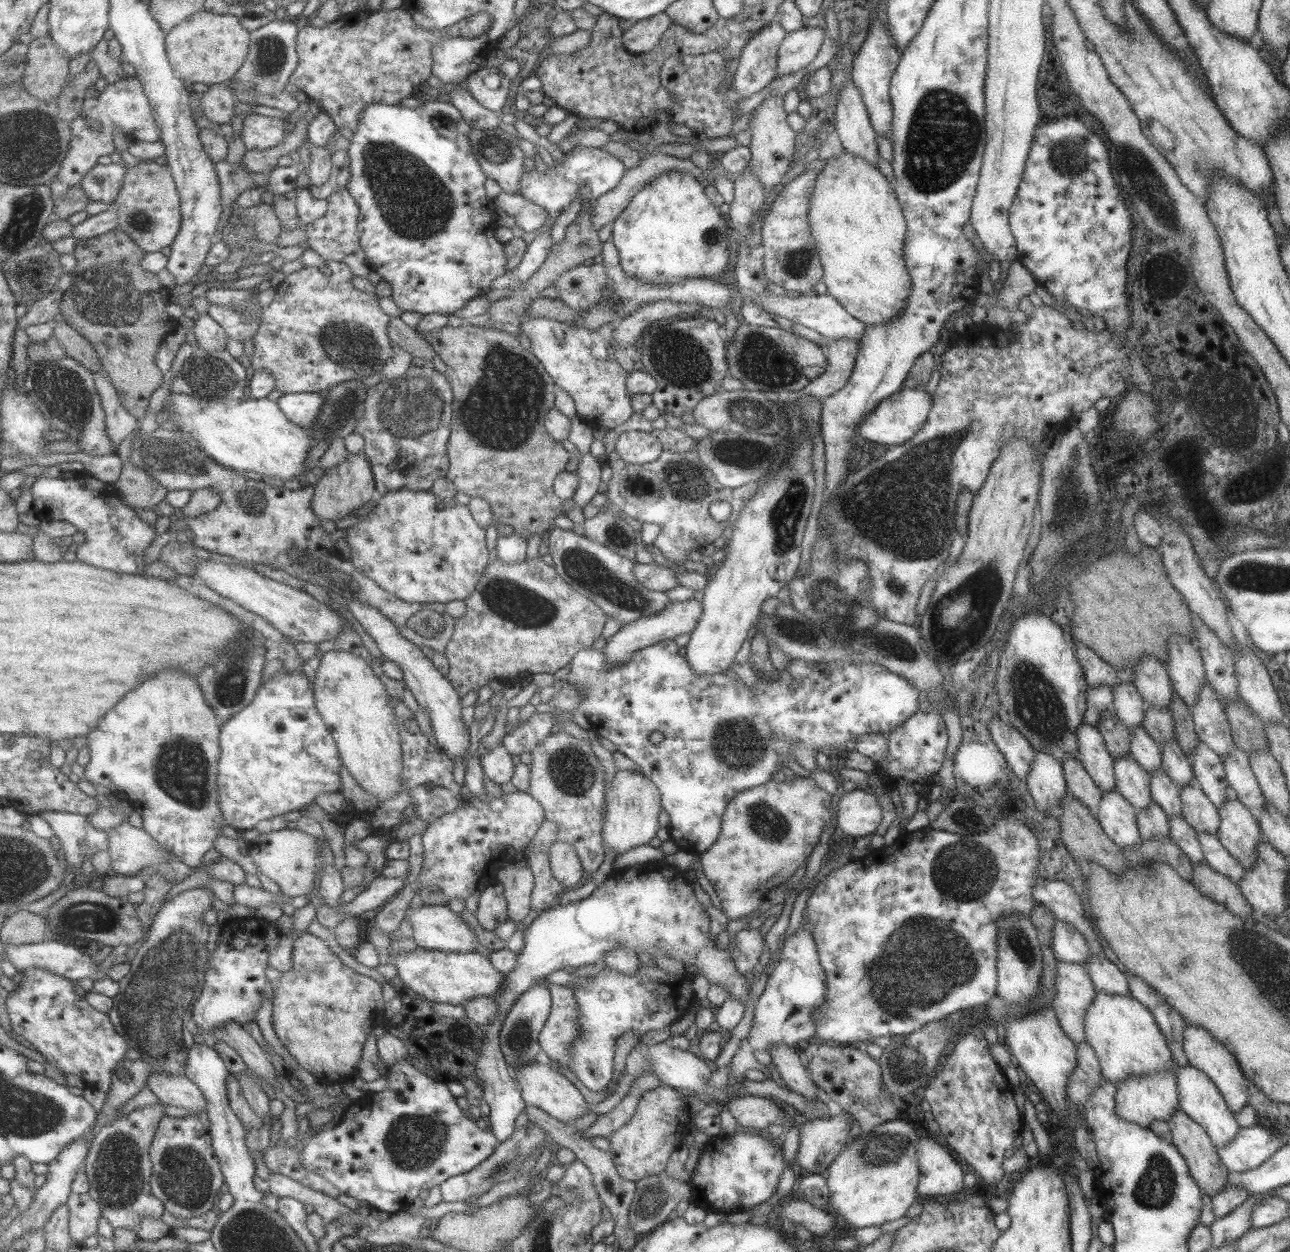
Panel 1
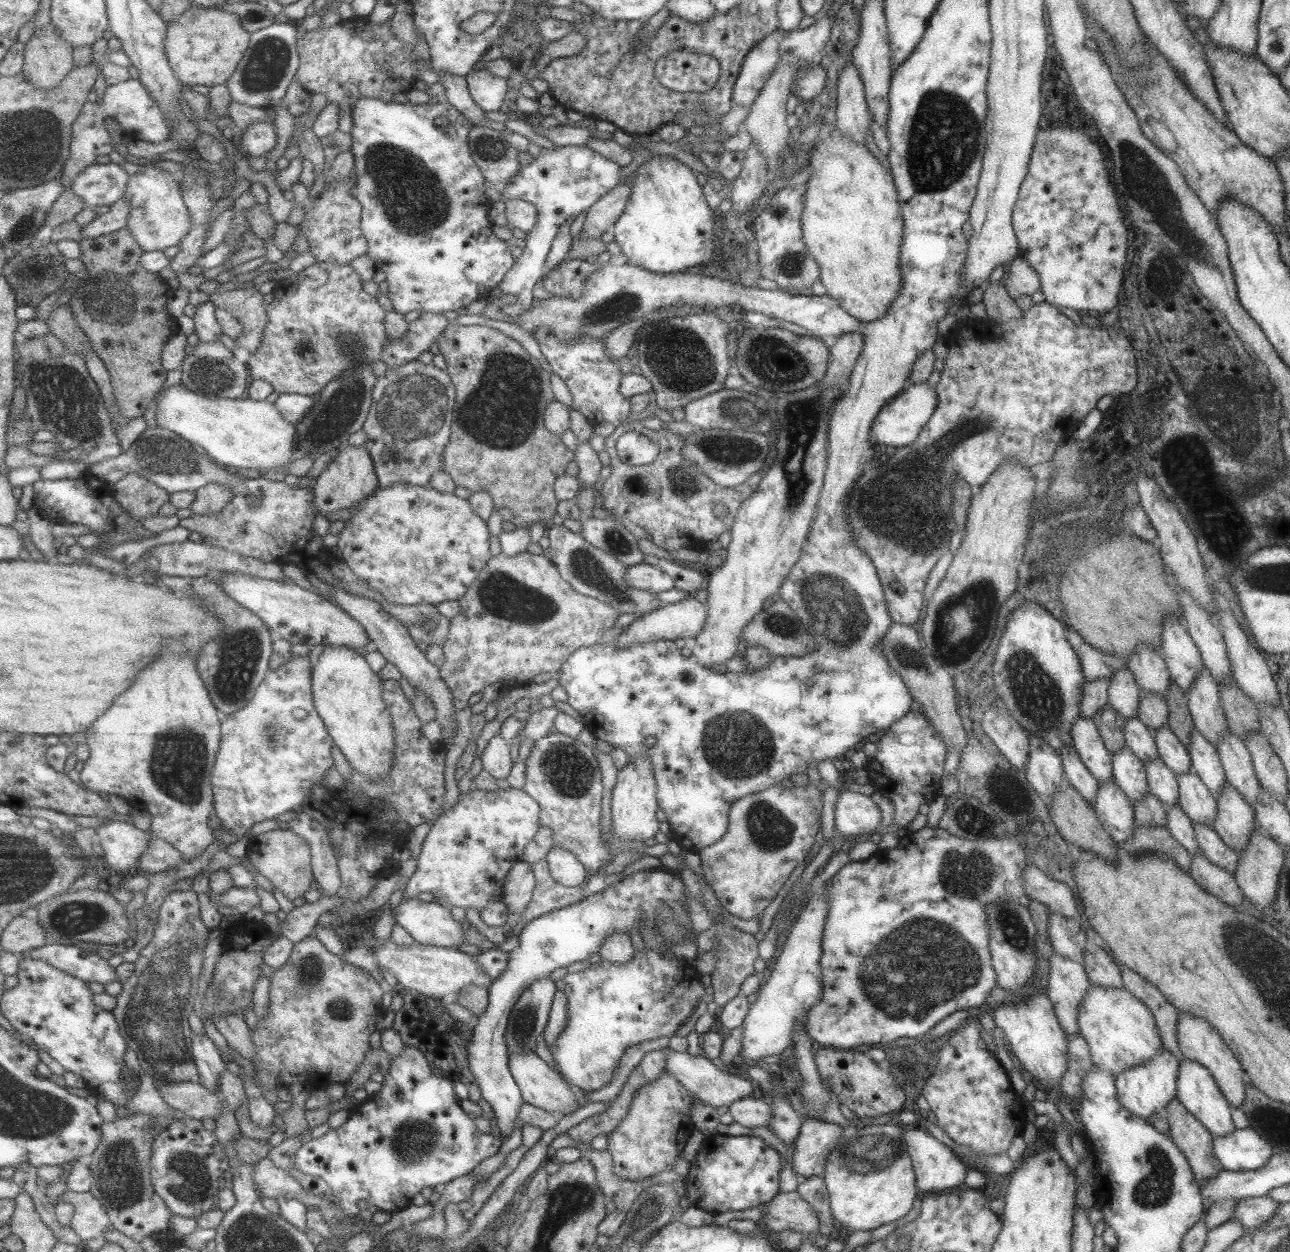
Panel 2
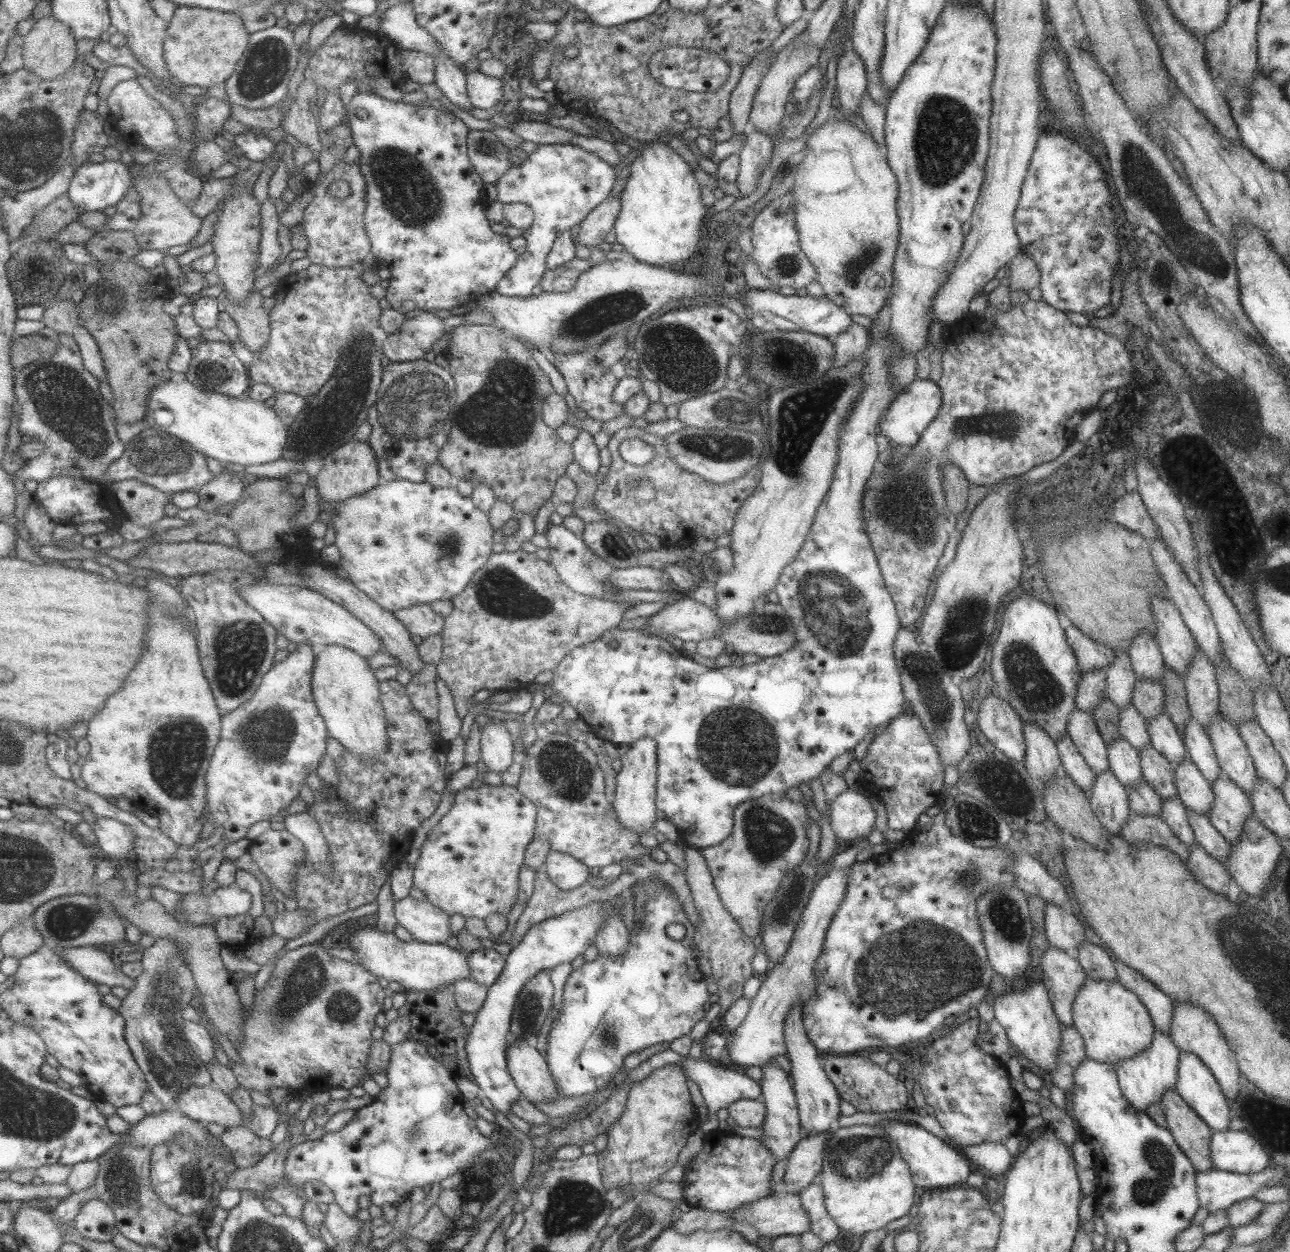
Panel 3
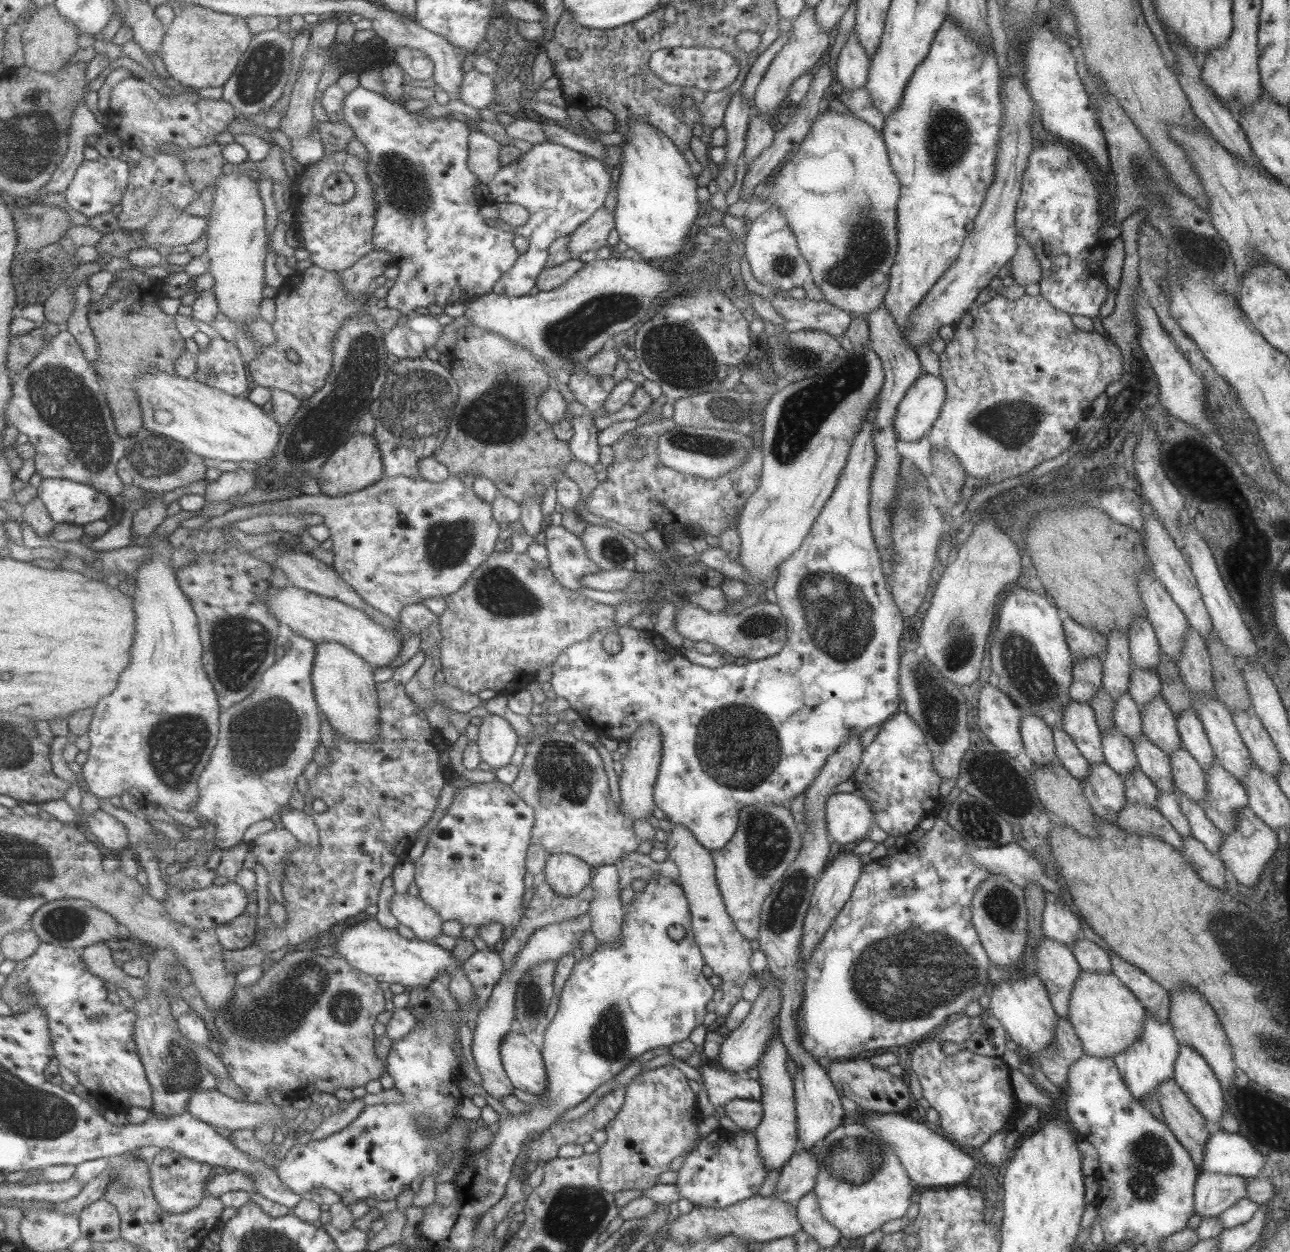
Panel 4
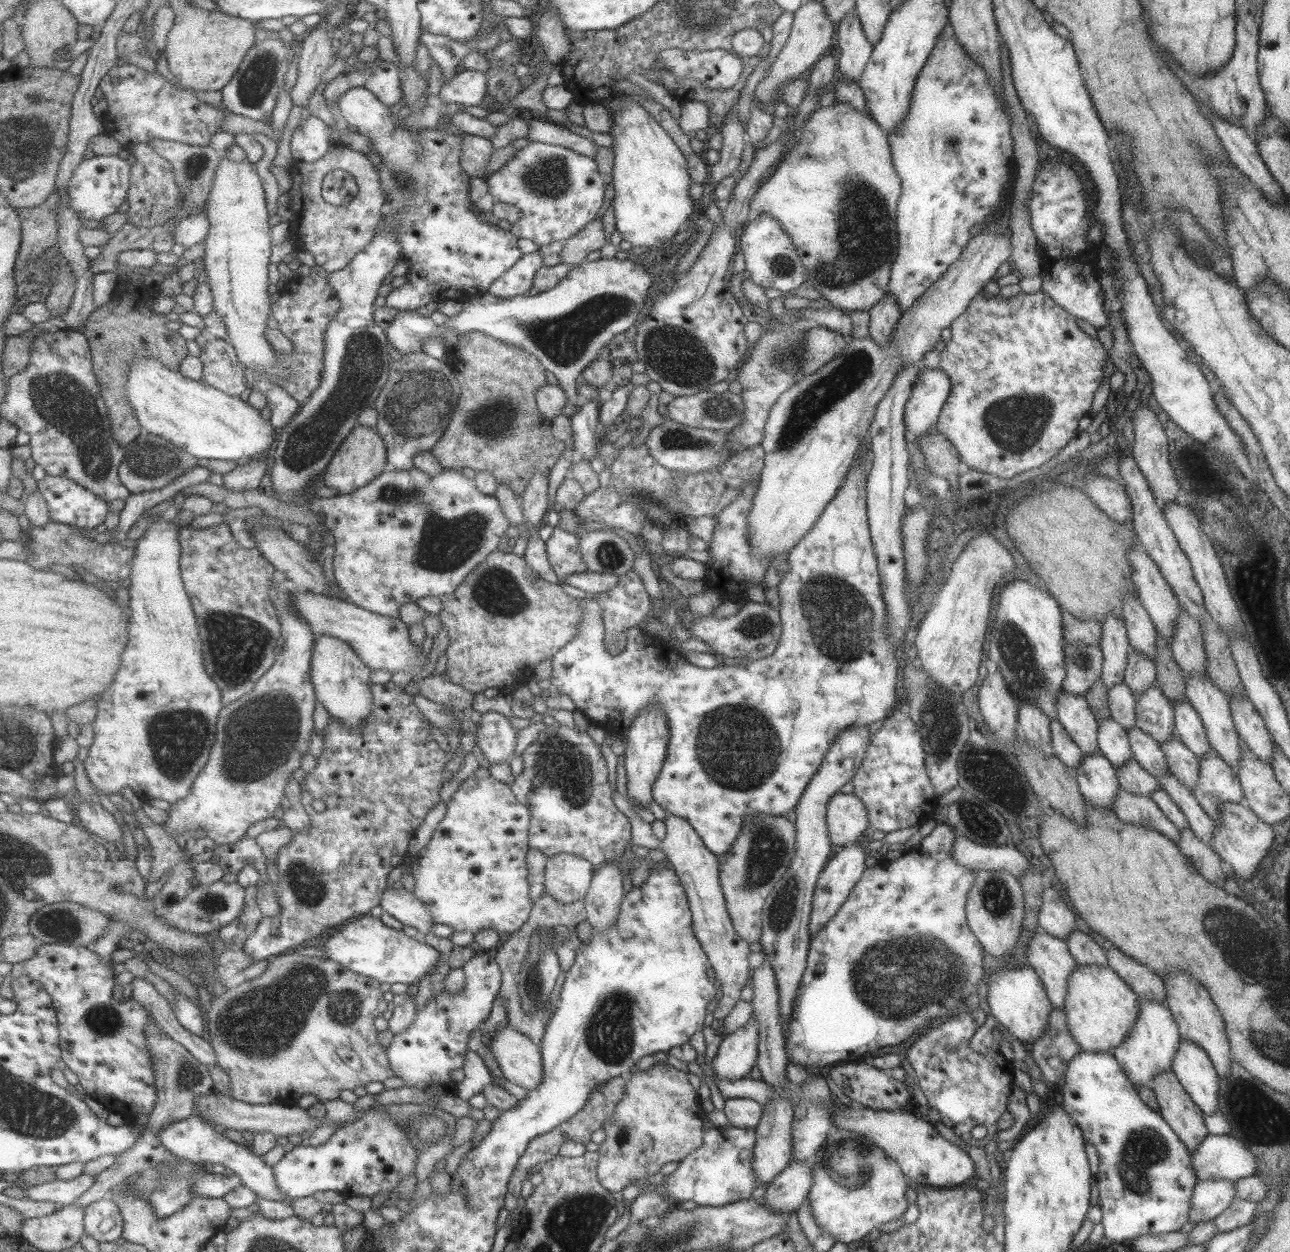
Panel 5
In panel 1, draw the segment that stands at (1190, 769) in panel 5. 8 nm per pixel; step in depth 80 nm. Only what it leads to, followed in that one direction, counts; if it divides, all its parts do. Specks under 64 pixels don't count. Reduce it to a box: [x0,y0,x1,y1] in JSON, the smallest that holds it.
[1181,782,1220,834]

